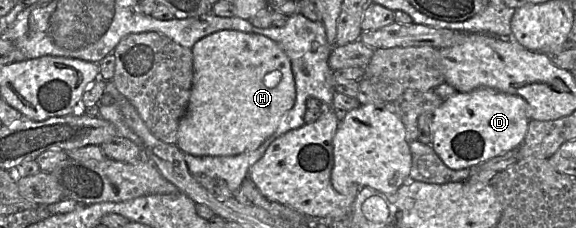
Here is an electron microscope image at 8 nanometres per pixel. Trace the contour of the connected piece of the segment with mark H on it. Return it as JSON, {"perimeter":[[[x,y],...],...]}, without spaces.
{"perimeter":[[[221,30],[191,48],[193,80],[188,106],[177,131],[177,147],[194,156],[234,156],[256,150],[293,107],[296,91],[291,62],[270,38]]]}

